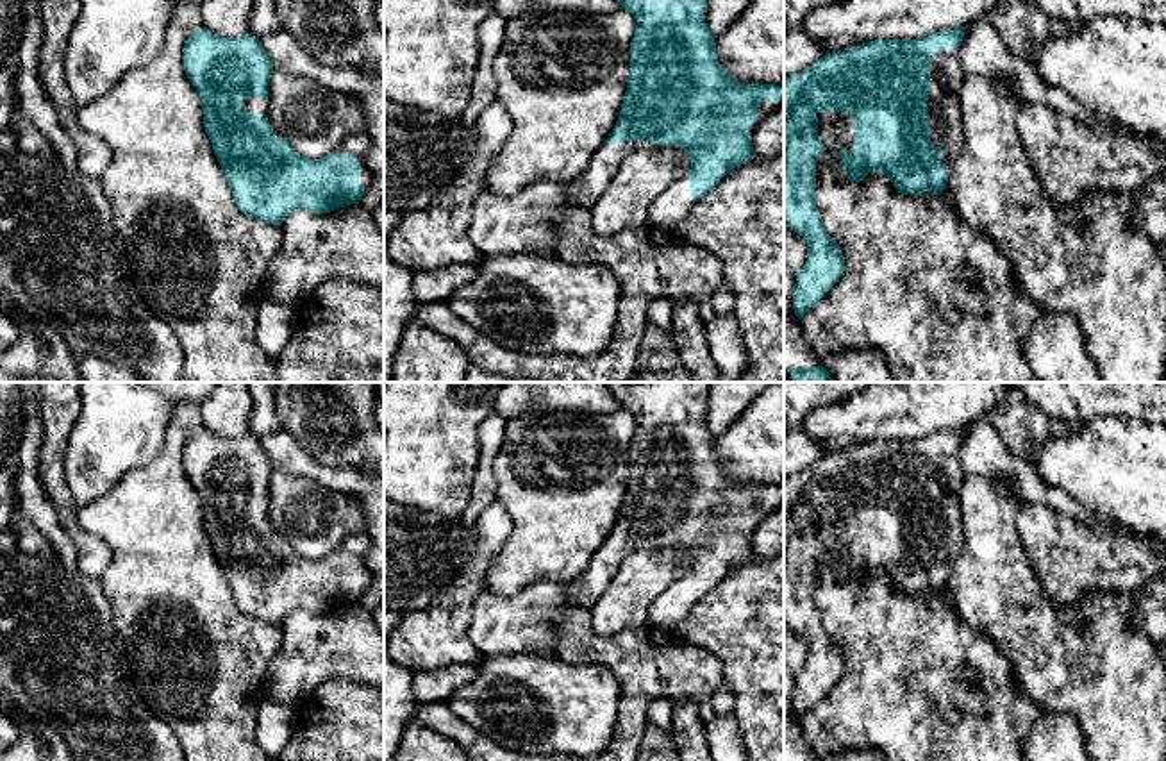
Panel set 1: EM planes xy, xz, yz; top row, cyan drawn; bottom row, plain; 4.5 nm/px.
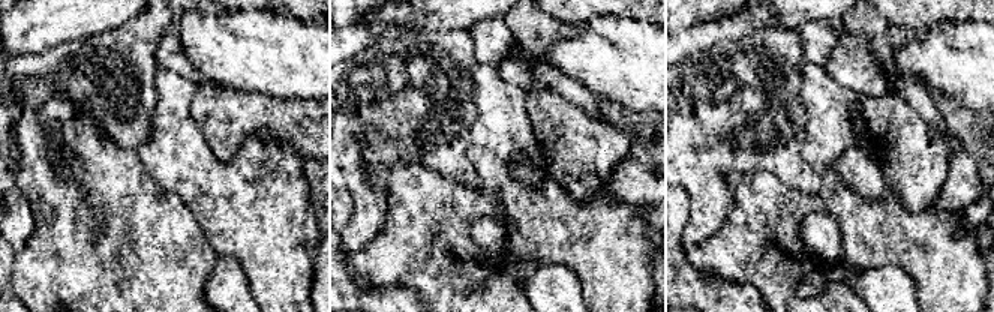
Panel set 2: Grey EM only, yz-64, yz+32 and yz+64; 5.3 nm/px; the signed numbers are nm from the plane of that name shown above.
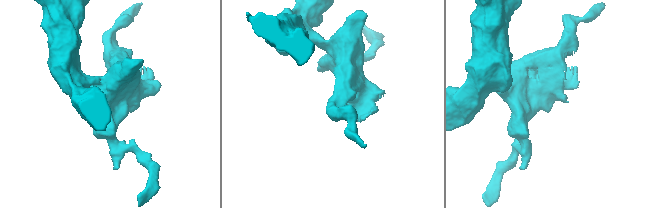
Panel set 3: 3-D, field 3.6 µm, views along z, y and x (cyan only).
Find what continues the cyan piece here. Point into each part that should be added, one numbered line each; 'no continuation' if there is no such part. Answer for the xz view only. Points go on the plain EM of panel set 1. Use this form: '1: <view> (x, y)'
1: xz (606, 561)

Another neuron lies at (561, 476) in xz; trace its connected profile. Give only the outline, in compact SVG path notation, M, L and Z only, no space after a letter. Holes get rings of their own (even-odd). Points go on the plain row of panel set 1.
M623 407L614 413L534 411L505 422L493 473L512 529L487 572L493 593L511 597L534 581L571 584L582 575L620 518L636 425Z

